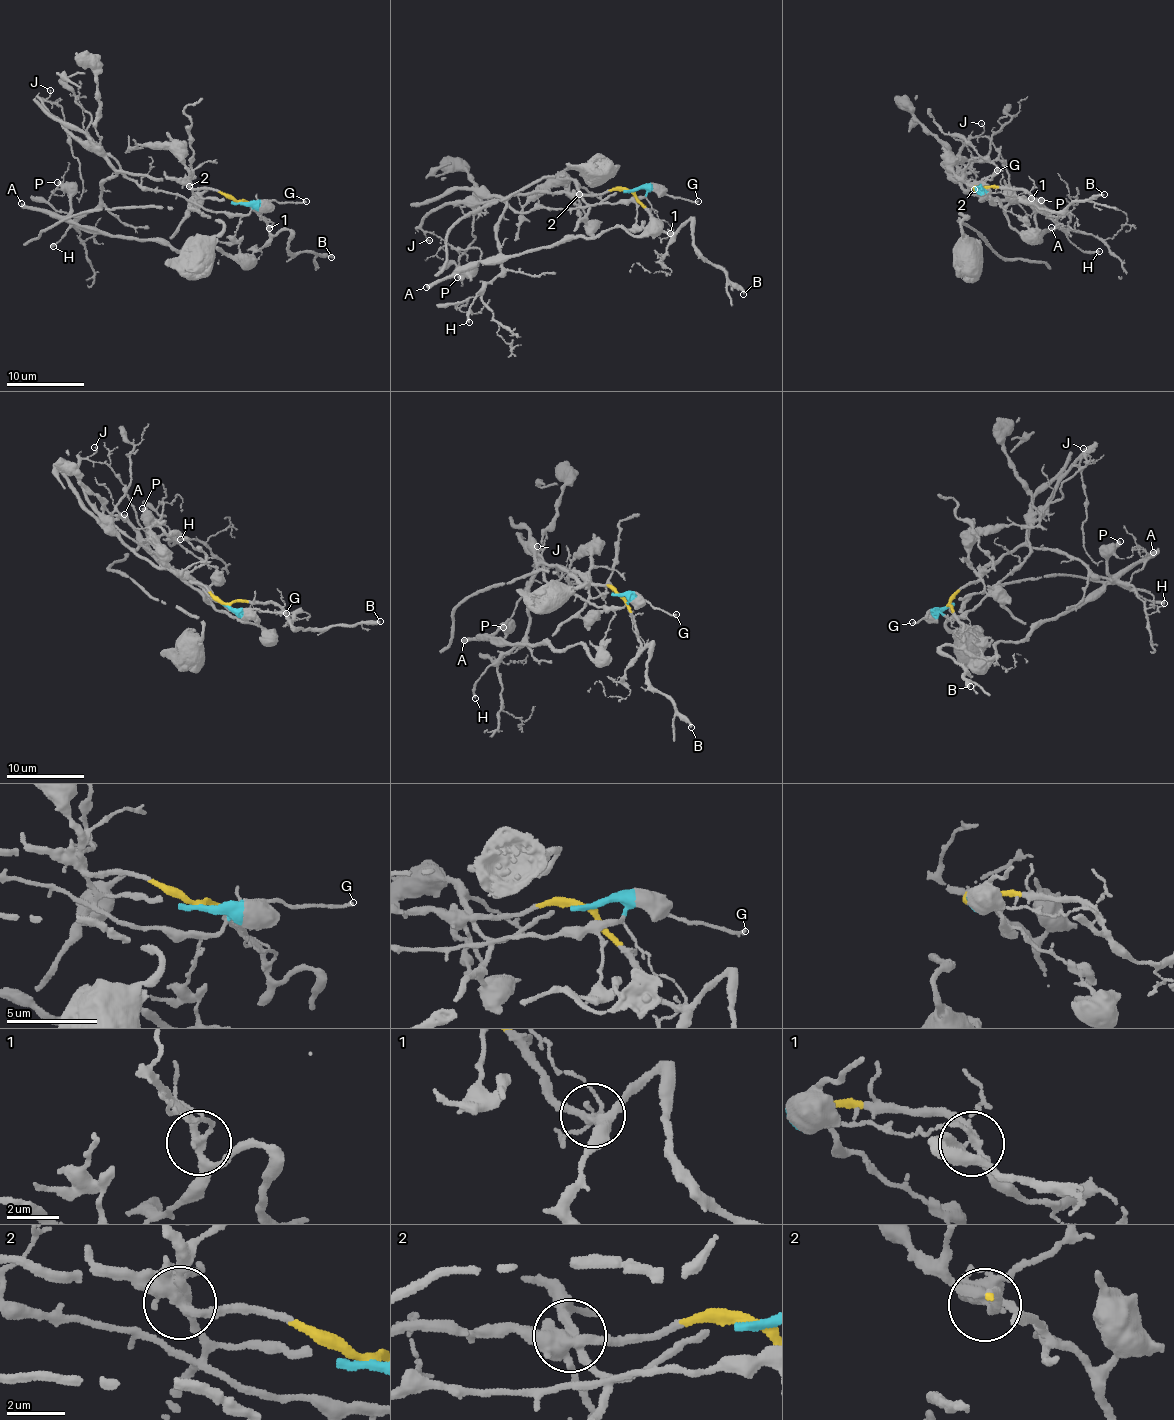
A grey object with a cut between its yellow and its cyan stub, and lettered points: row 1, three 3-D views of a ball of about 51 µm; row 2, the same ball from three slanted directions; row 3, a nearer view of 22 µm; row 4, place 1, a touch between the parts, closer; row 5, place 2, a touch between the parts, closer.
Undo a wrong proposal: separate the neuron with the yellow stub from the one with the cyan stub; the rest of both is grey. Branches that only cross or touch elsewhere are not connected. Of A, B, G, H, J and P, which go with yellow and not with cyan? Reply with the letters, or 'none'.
B, H

